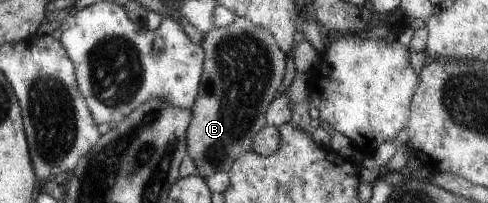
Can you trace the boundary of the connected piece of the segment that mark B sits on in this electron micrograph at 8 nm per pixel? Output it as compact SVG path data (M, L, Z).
M235 17L231 24L221 28L211 27L207 33L202 34L199 43L203 52L202 72L195 101L190 109L191 121L185 129L185 156L191 159L195 166L195 174L204 178L211 173L227 173L235 157L251 150L253 137L266 126L265 110L277 95L289 56L279 49L267 29L253 25L245 17Z

